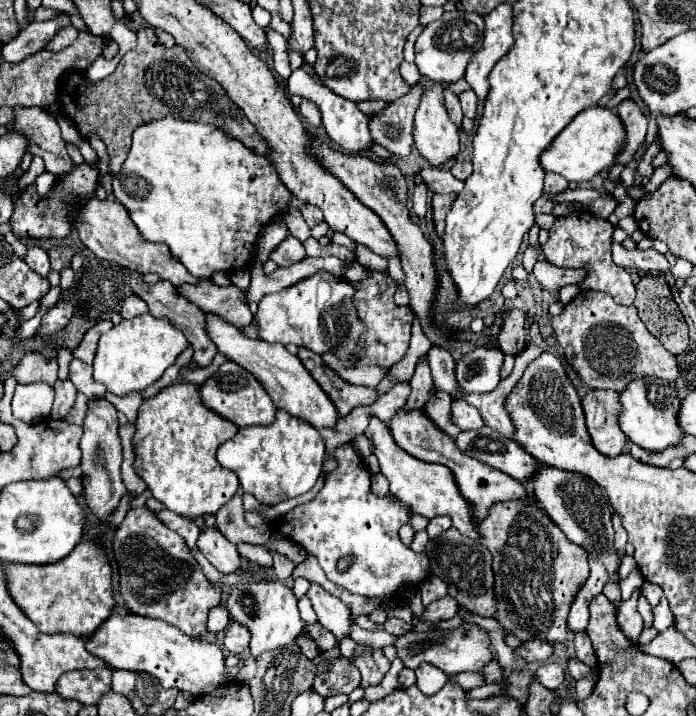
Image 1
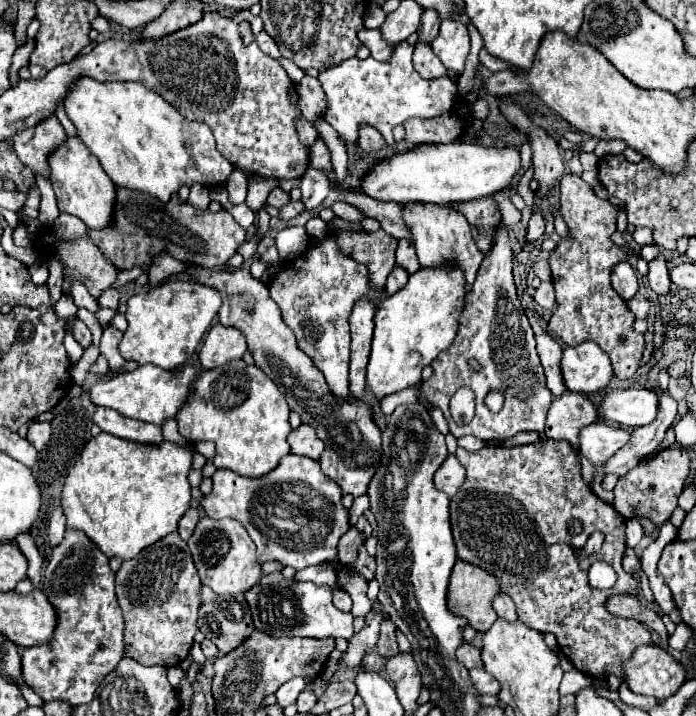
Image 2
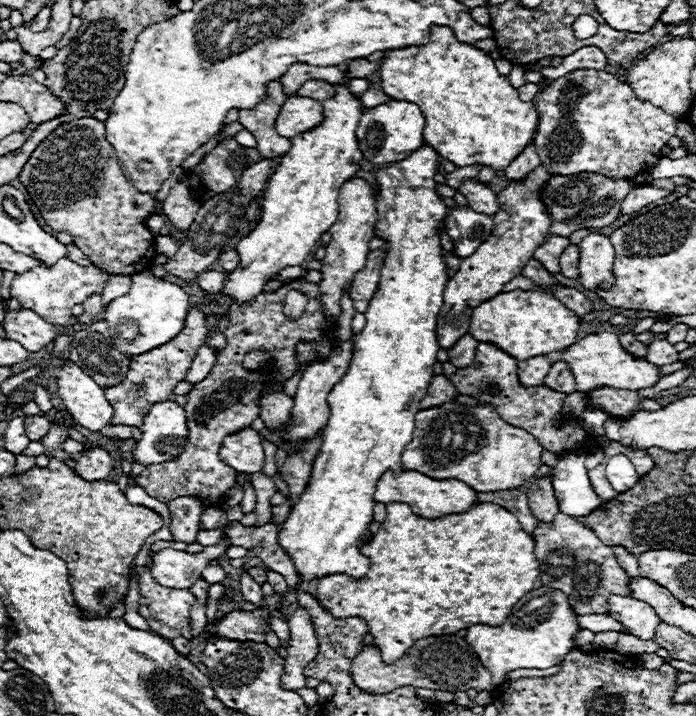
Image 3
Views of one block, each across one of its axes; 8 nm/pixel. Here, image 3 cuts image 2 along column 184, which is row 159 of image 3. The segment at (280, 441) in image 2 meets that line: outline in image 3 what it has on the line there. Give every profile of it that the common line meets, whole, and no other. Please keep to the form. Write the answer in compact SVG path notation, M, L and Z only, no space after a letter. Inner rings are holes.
M424 144L406 160L388 164L376 172L378 222L374 232L376 238L382 238L386 242L386 260L380 272L378 292L372 296L364 312L364 330L352 336L352 358L348 372L328 394L330 418L322 430L322 448L314 460L310 484L292 508L284 528L278 534L280 546L288 550L298 574L306 580L338 572L362 578L368 572L370 560L360 554L358 544L364 536L368 536L368 526L376 504L372 500L376 482L388 468L400 474L402 452L412 440L418 404L426 396L428 384L434 376L432 366L438 362L436 354L440 350L440 344L436 340L436 322L442 308L442 294L448 282L446 262L438 236L438 228L444 224L444 216L448 210L444 200L436 192L438 182L434 180L434 174L438 158L438 152L430 144Z

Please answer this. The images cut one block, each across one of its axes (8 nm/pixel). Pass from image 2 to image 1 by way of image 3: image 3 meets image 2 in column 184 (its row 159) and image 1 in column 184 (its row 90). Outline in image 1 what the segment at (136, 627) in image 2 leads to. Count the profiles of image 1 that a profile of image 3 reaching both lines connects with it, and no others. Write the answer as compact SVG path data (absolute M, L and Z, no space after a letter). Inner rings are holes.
M146 506L128 510L112 540L120 574L120 594L130 612L160 618L184 634L198 638L206 632L208 612L220 604L222 586L212 584L192 556L184 538L166 528Z

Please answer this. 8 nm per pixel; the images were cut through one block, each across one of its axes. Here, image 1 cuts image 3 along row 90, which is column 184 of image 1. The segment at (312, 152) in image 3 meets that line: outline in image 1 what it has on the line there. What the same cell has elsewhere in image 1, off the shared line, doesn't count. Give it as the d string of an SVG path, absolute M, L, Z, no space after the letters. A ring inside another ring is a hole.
M142 314L134 320L122 320L118 326L100 336L98 352L94 358L94 380L102 382L108 392L118 396L134 390L140 392L160 380L164 370L172 366L186 348L186 336L168 320L152 318L150 314Z

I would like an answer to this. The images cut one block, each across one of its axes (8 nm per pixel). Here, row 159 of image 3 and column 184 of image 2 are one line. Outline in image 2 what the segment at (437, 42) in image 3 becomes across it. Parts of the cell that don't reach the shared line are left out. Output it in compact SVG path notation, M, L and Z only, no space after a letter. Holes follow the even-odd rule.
M100 432L84 446L78 462L70 468L70 474L66 478L62 490L66 528L86 532L86 536L90 536L108 558L120 556L122 560L130 560L146 546L174 532L178 528L180 518L188 512L192 502L192 486L188 482L188 472L192 468L194 452L194 444L174 444L164 440L160 446L156 446L122 440L112 434Z

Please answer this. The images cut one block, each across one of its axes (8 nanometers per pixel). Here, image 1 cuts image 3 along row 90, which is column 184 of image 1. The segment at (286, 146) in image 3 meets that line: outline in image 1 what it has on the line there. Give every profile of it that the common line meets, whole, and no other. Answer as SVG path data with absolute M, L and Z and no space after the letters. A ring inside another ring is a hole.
M92 196L88 202L82 204L80 212L74 216L74 224L76 230L80 234L80 240L84 246L88 246L98 258L104 260L114 260L122 266L128 266L130 270L136 270L140 274L148 274L148 272L156 272L162 280L172 282L174 286L182 286L182 284L198 284L200 278L194 278L180 260L174 260L174 256L170 256L170 250L166 248L166 244L154 244L148 242L138 228L134 228L134 222L130 220L126 208L122 208L122 204L112 202L112 200L98 200L96 196Z

